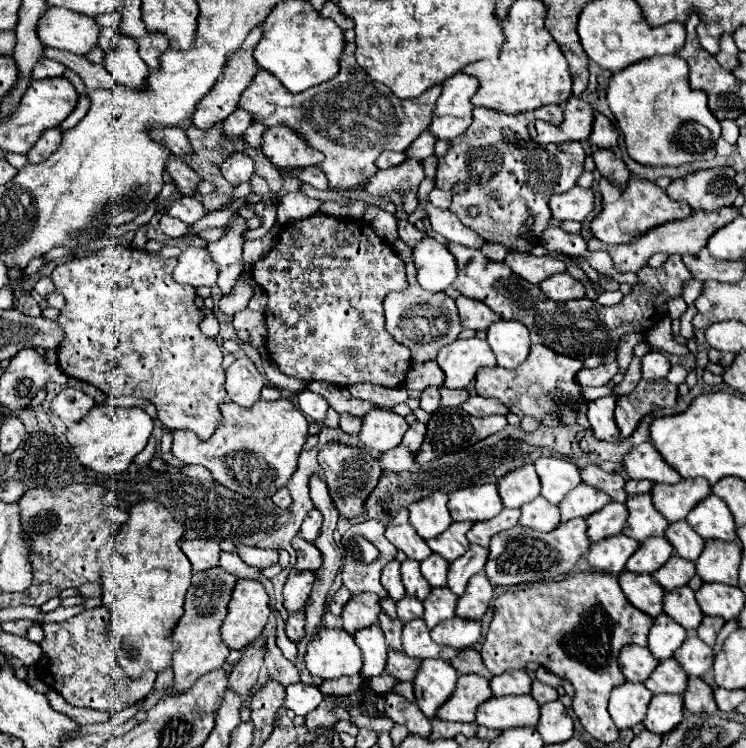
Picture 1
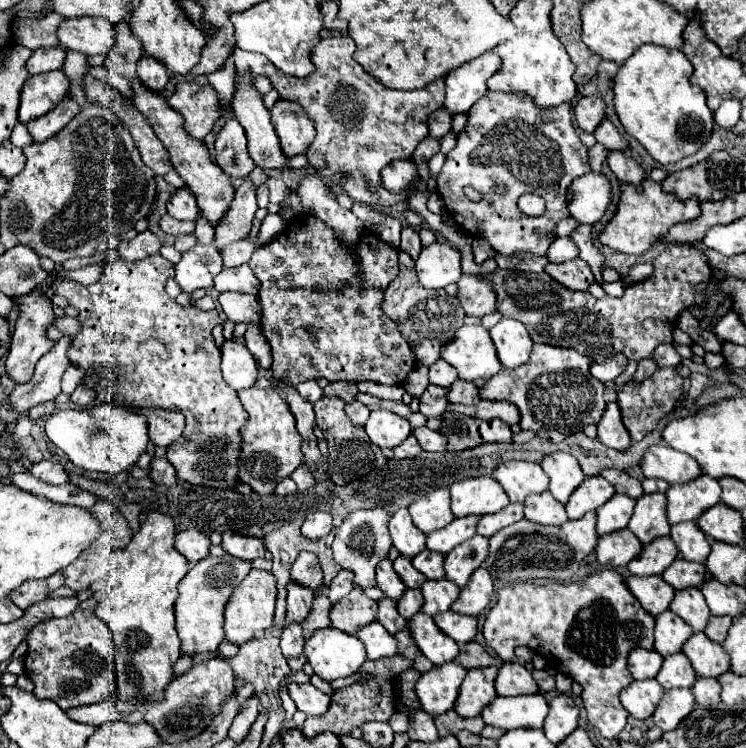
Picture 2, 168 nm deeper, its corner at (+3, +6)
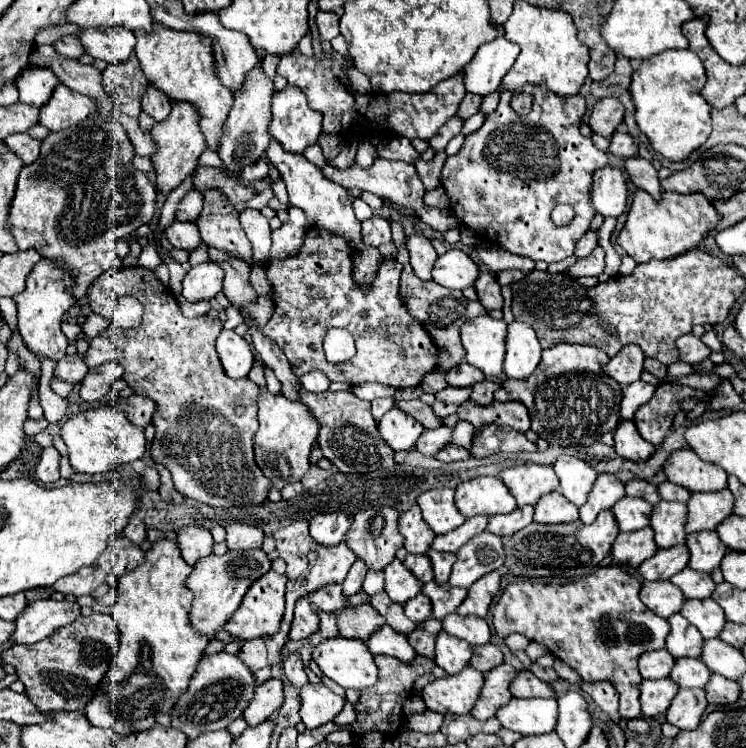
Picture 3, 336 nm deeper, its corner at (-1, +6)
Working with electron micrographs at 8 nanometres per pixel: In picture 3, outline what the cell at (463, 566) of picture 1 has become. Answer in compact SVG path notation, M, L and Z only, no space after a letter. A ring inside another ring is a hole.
M481 532L473 536L459 552L457 562L451 570L449 584L459 588L469 588L481 576L501 568L505 562L505 550L501 536L491 532Z

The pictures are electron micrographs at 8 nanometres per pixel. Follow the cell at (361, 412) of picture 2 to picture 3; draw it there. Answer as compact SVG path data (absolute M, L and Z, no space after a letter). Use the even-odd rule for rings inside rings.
M377 398L377 400L371 402L371 412L373 412L373 416L379 420L379 418L381 418L385 412L389 412L393 406L395 406L395 400L393 400L393 398Z

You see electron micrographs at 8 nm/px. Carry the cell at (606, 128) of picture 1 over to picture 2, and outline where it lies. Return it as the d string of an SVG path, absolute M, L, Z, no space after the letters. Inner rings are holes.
M607 118L597 126L597 130L593 132L593 136L595 136L595 140L597 140L599 144L603 144L607 150L625 150L625 148L629 146L627 138L621 136L619 130L617 130Z

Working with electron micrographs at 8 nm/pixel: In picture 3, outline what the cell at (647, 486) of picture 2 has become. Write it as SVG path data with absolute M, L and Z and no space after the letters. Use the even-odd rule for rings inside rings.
M663 482L659 484L659 494L663 500L677 500L677 502L689 502L691 492L683 486L677 486L673 482Z

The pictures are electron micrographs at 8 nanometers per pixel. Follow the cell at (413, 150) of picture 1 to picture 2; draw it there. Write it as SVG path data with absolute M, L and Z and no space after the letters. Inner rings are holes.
M439 108L429 116L427 124L429 124L429 136L443 138L451 130L451 116L449 116L449 112L443 112Z

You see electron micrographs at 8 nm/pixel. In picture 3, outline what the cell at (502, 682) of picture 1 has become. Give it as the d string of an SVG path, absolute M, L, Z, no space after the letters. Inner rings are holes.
M529 670L519 672L511 692L515 698L555 698L555 690L551 688L551 684L539 680Z

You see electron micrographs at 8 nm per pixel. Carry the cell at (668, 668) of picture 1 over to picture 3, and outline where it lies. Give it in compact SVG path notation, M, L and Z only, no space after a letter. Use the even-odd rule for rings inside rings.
M699 658L677 660L671 670L671 678L679 688L703 688L709 682L711 672Z

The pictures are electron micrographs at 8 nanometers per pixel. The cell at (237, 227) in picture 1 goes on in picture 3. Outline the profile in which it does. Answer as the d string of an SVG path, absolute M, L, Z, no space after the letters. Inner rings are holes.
M261 158L261 160L253 162L249 168L243 168L241 178L243 180L261 180L267 176L267 172L269 172L269 164L265 158Z

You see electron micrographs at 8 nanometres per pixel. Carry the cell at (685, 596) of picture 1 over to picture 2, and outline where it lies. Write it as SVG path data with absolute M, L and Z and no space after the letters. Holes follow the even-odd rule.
M699 588L677 590L673 602L669 604L669 610L681 616L693 628L693 632L701 632L709 618L709 608Z

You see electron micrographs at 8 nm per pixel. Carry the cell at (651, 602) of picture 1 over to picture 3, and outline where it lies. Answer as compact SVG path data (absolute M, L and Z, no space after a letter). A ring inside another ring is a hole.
M669 580L659 582L643 582L641 602L661 618L669 618L677 614L685 602L683 592L671 584Z

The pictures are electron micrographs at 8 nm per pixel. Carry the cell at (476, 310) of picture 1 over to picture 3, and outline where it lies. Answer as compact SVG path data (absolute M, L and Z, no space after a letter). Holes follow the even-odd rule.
M483 270L479 280L475 282L475 290L479 294L479 300L481 304L487 308L487 310L495 310L495 308L503 308L503 296L501 296L501 286L495 278L493 272L489 270Z

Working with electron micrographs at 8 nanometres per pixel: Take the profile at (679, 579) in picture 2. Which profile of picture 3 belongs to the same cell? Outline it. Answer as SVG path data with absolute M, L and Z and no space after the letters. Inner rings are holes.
M685 568L685 572L677 572L677 576L673 576L671 580L677 588L681 588L681 592L687 598L711 598L713 590L715 590L715 582L711 580L709 574L703 572L693 572L691 568Z

